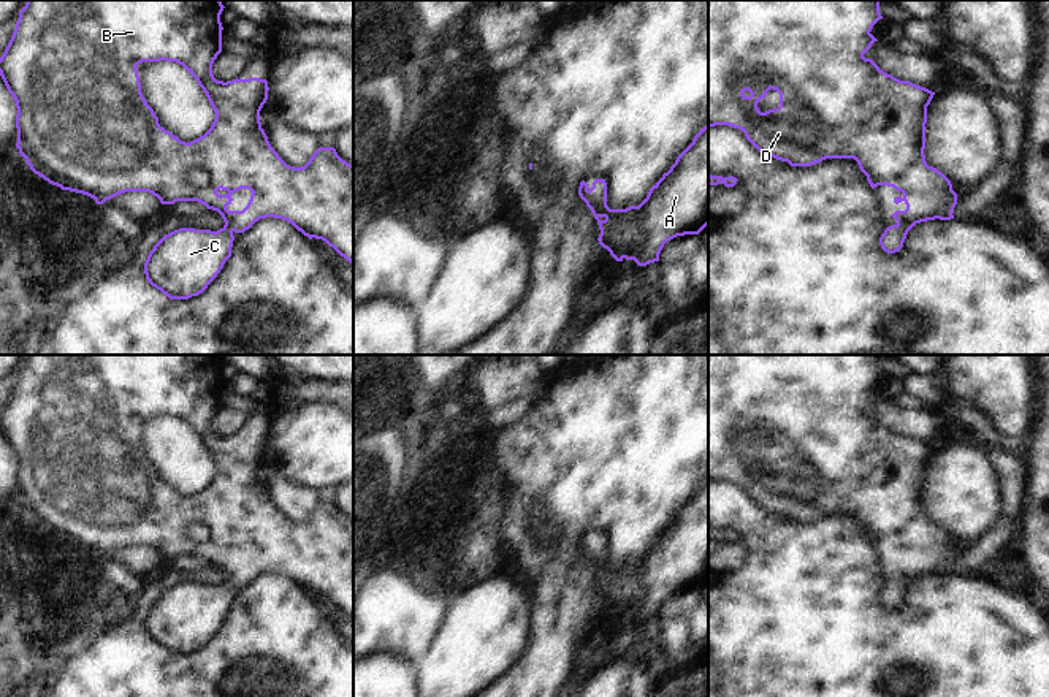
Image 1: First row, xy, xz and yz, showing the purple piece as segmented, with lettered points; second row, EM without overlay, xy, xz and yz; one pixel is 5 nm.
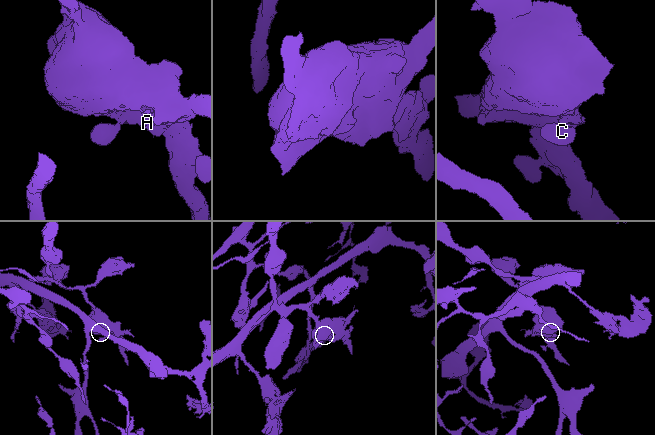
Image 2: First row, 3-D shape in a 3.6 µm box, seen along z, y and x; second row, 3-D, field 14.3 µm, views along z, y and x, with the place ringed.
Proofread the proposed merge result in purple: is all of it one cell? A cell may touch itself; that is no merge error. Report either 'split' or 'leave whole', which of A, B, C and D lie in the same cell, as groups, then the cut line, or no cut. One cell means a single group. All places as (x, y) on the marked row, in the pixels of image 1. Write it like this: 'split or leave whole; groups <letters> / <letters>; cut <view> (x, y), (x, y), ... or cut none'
leave whole; groups A B C D; cut none

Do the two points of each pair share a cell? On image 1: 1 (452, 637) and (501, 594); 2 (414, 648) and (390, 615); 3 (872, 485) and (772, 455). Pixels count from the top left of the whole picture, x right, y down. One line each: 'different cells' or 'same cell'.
1: same cell
2: same cell
3: same cell

